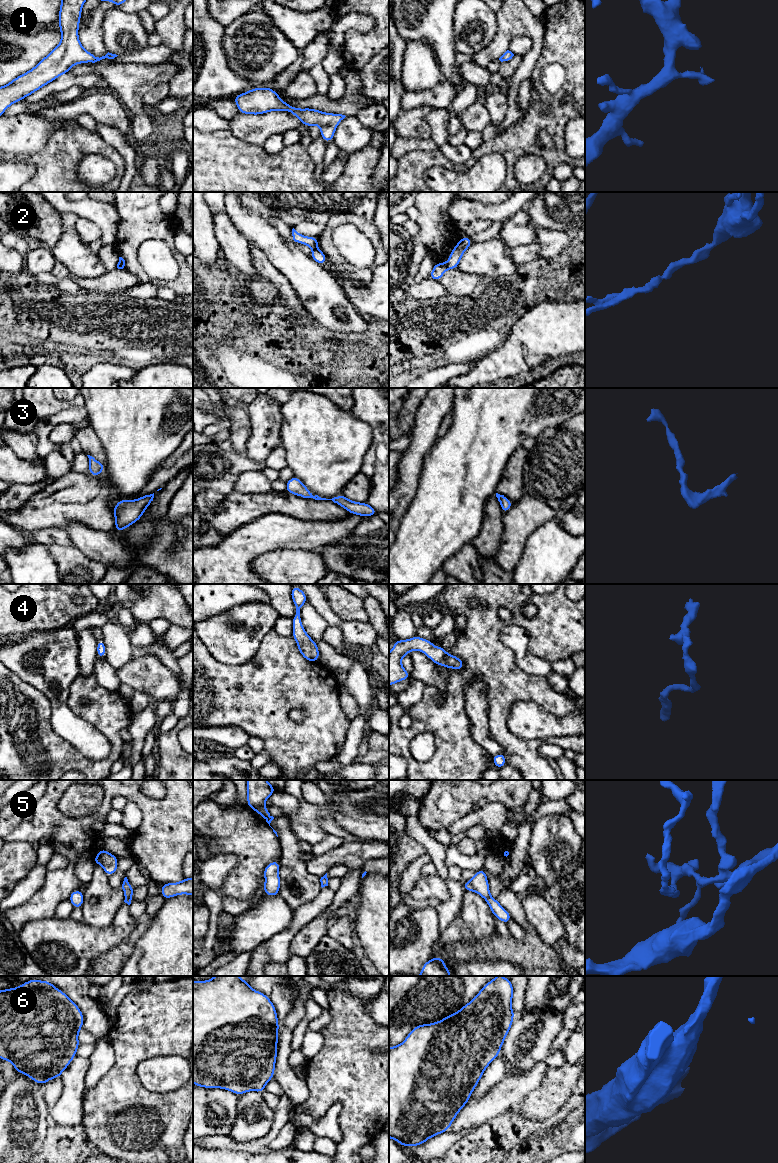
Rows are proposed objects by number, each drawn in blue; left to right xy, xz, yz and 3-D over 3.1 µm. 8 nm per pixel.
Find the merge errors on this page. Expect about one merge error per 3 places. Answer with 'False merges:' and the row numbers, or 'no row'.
False merges: 2, 5

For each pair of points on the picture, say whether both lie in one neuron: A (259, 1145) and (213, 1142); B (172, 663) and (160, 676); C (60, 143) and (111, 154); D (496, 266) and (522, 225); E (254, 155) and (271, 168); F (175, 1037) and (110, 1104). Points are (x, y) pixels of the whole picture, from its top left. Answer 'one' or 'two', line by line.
A: one
B: two
C: one
D: two
E: one
F: one

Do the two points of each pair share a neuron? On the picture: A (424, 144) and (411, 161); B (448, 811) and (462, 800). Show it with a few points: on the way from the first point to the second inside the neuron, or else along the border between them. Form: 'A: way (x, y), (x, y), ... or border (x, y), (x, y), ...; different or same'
A: border (439, 148), (411, 150), (399, 158); different
B: way (451, 808), (459, 800); same

